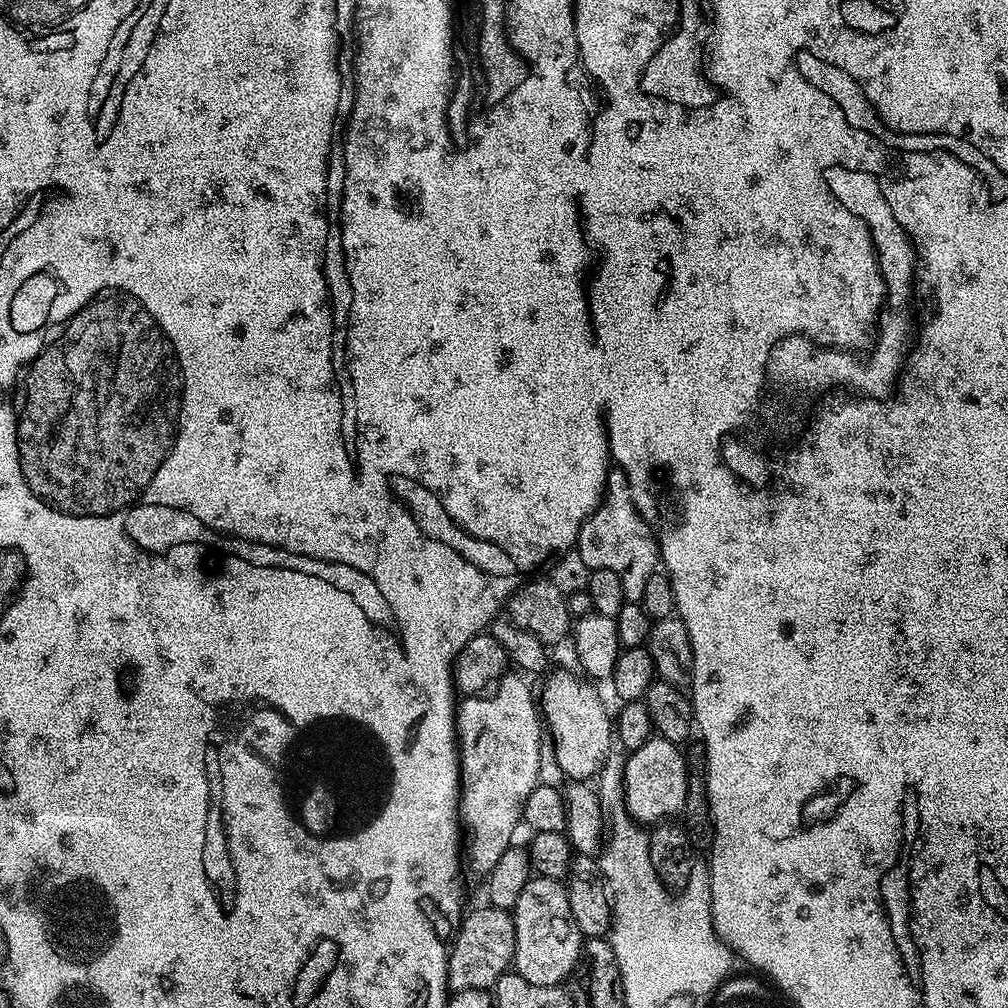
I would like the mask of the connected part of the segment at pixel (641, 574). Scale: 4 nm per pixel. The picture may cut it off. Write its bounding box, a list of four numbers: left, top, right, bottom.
[574,467,658,602]

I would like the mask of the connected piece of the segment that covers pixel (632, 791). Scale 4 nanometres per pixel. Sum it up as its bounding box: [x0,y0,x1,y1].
[625,735,688,826]

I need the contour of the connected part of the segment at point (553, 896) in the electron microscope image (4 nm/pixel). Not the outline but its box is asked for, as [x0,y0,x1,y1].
[510,875,582,986]

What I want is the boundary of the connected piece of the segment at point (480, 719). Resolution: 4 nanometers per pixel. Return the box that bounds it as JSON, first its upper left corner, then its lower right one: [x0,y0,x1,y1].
[456,674,542,874]

